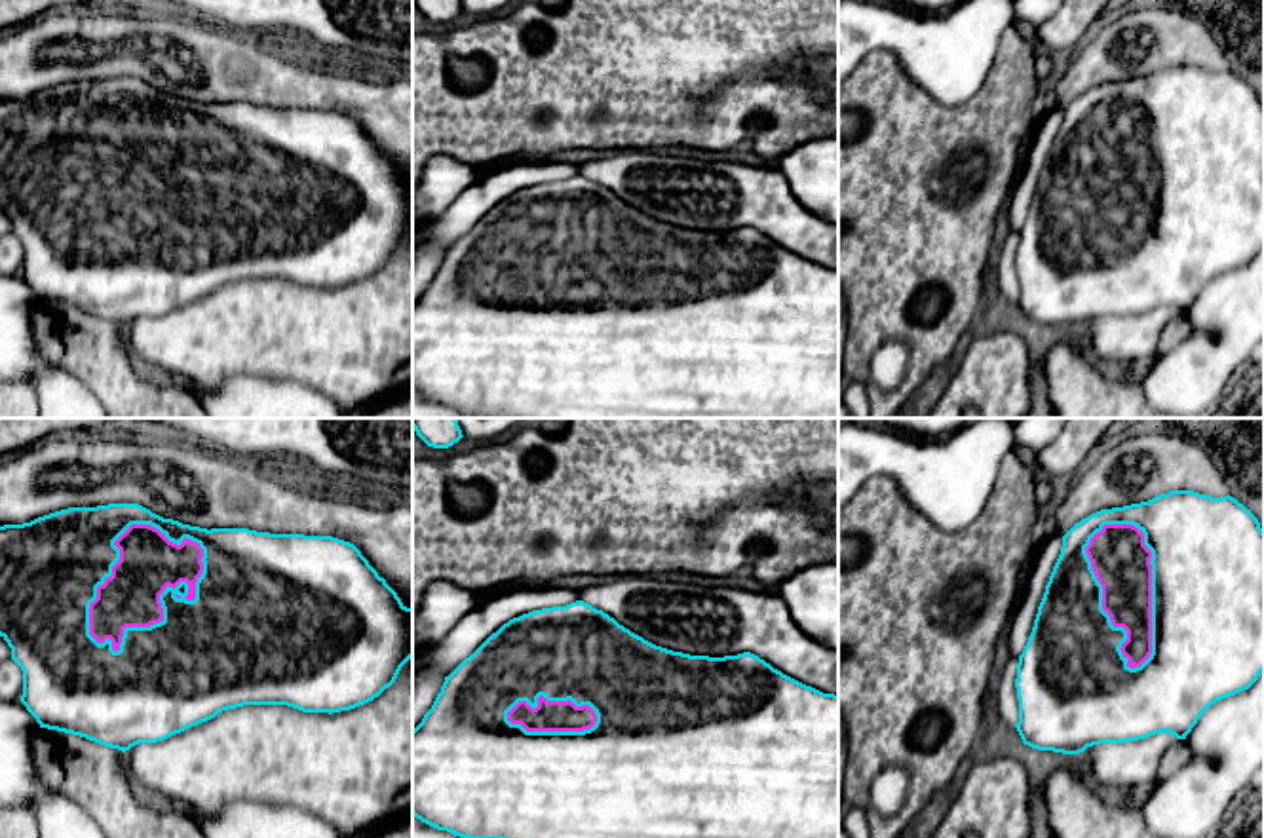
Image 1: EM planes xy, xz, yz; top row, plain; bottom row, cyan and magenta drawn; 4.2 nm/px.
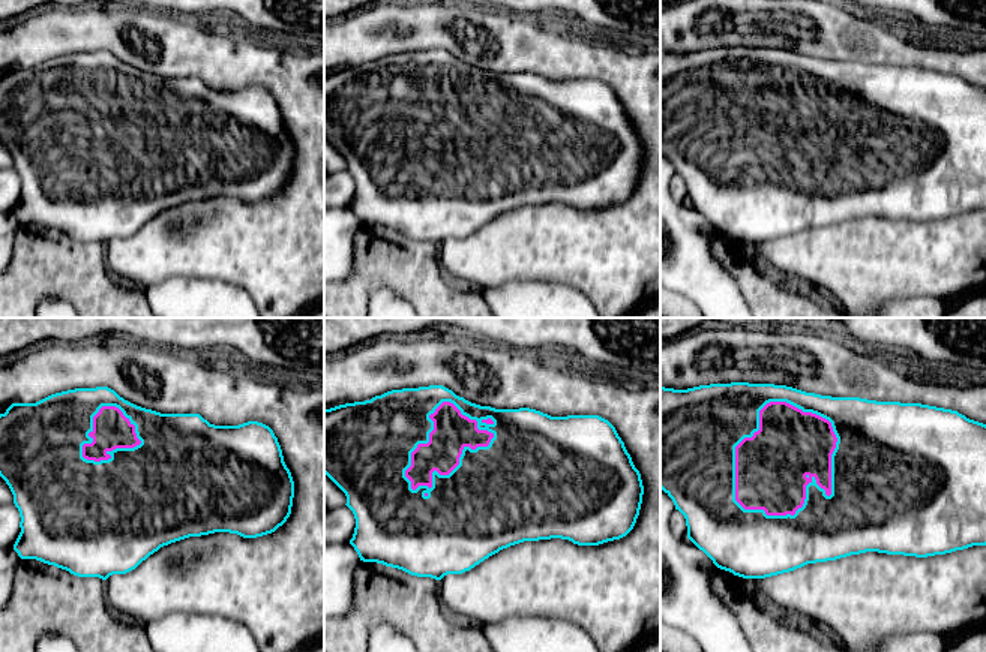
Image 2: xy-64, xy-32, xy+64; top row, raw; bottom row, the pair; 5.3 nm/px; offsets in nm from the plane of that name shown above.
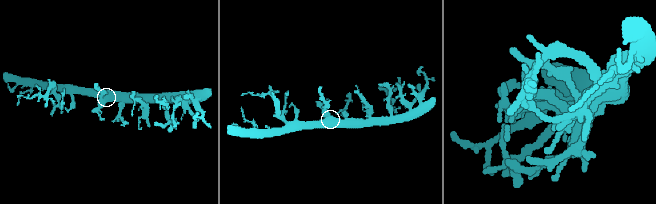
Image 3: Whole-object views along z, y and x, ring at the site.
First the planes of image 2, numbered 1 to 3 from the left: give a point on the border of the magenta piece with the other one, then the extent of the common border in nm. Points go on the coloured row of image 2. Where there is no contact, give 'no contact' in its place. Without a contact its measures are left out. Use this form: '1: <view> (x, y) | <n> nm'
1: xy-64 (108, 453) | 340 nm
2: xy-32 (455, 468) | 550 nm
3: xy+64 (758, 421) | 650 nm

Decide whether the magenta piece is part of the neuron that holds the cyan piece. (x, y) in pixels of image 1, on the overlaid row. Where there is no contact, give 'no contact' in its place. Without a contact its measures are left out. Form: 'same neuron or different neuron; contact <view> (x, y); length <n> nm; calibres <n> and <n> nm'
same neuron; contact xy (114, 546); length 600 nm; calibres 400 and 240 nm

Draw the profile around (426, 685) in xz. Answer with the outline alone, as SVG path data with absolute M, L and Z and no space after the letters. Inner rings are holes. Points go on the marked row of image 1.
M426 665L422 671L412 667L412 730L422 722L424 714L431 709L445 675Z

